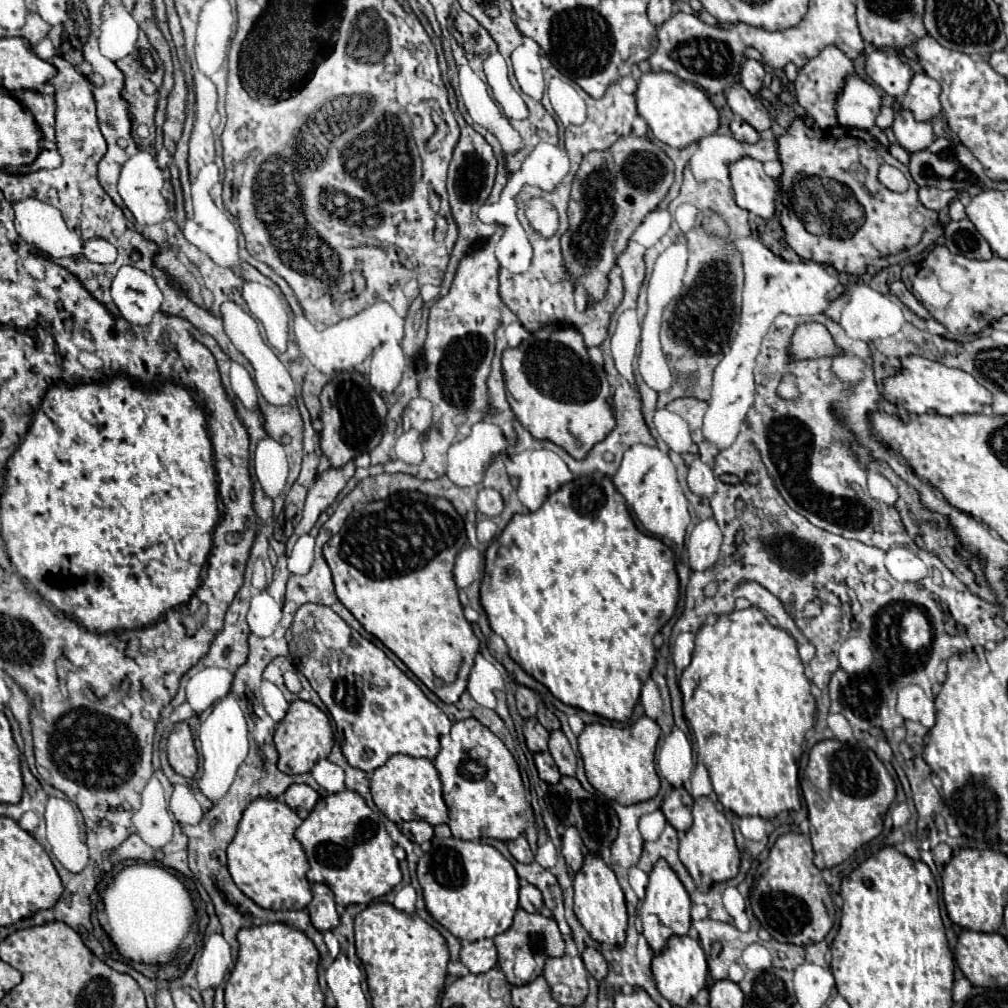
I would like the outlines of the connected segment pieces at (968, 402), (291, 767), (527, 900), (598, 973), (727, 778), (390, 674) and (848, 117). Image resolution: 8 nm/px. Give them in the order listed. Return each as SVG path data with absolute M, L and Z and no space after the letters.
M915 355L901 357L901 363L903 369L895 377L885 379L883 395L891 403L903 407L909 415L923 415L923 413L939 413L943 417L973 415L981 413L983 405L993 403L989 391L961 369L951 369L939 361L929 361L925 357L915 357Z
M297 699L291 703L287 715L279 721L275 731L275 745L279 751L279 769L287 775L297 773L309 773L313 765L327 757L333 747L333 729L329 723L329 717L313 703Z
M525 885L519 889L519 905L529 913L539 913L543 907L541 891L533 885Z
M585 947L585 951L581 953L581 959L583 959L587 971L589 971L597 981L605 979L605 975L607 975L607 963L605 963L603 955L601 955L595 947Z
M757 607L719 615L715 625L699 629L693 659L681 673L679 689L683 693L683 713L693 731L694 751L705 763L721 805L739 817L759 815L763 819L781 811L799 811L797 771L805 733L815 725L815 699L795 639L785 629L773 627Z
M305 603L295 613L289 655L295 669L307 677L327 705L341 731L341 751L353 767L373 771L395 753L433 759L441 751L439 737L451 730L447 715L377 645L361 637L333 609Z
M851 75L837 99L839 125L869 131L881 111L881 101L883 97L875 91L873 85L863 81L859 75Z

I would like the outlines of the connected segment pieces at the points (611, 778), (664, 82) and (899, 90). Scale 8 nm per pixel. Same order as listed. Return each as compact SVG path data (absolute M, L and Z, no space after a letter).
M647 715L639 717L633 725L613 727L591 723L585 725L579 735L579 753L585 763L585 773L589 783L605 797L621 803L633 805L647 801L659 791L659 775L655 771L655 747L661 735L661 727Z
M643 73L637 81L637 113L645 119L655 139L667 143L669 147L683 149L705 135L711 135L719 127L719 113L709 101L709 97L693 83L685 83L671 73Z
M875 49L867 57L865 71L889 97L901 97L907 91L913 75L909 65L895 51L883 49Z

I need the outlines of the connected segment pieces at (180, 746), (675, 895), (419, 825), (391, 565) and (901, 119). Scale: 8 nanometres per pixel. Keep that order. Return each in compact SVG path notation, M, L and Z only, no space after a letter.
M177 723L171 729L169 741L167 741L167 757L171 767L175 769L175 773L183 775L183 777L193 777L197 773L197 751L193 745L193 735L187 723Z
M659 859L649 873L649 885L645 889L645 899L641 901L641 911L639 911L639 919L643 923L641 933L645 935L647 943L655 953L667 947L671 935L685 935L689 931L691 925L689 911L691 911L691 899L689 893L685 891L685 885L677 877L677 873L669 867L669 863L665 863L665 859Z
M411 821L411 823L401 823L401 831L411 839L411 841L421 845L423 841L433 839L433 827L425 821Z
M397 491L387 499L357 505L341 531L323 545L323 557L331 569L339 601L353 613L365 631L391 649L411 673L445 703L457 703L467 687L473 659L479 653L479 639L471 623L463 617L453 579L453 563L465 541L463 517L447 499L419 491Z
M907 109L895 113L895 123L893 123L891 129L893 129L895 137L897 137L897 143L907 153L923 151L935 139L931 125L923 123L923 121L915 121L915 117Z

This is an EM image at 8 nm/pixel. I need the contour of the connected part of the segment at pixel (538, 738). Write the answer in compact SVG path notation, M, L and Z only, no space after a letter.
M525 719L523 723L523 735L529 751L547 751L547 741L549 741L549 731L537 721L537 719Z

